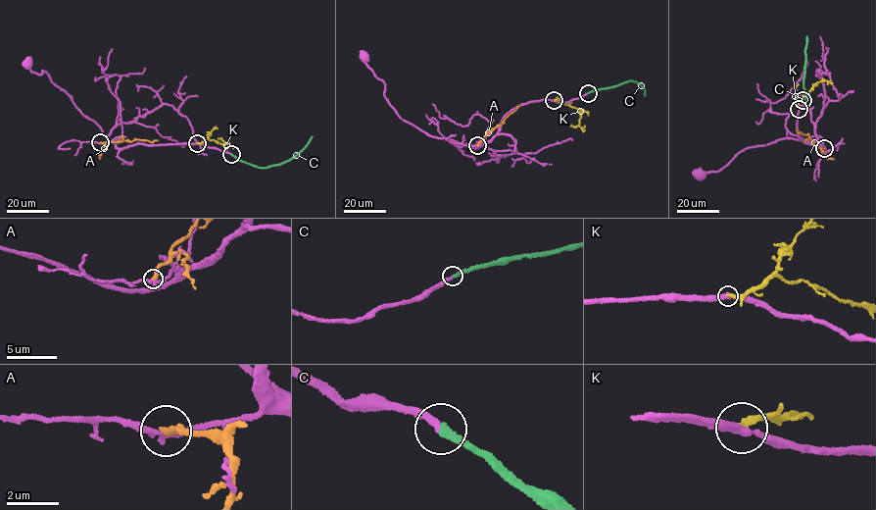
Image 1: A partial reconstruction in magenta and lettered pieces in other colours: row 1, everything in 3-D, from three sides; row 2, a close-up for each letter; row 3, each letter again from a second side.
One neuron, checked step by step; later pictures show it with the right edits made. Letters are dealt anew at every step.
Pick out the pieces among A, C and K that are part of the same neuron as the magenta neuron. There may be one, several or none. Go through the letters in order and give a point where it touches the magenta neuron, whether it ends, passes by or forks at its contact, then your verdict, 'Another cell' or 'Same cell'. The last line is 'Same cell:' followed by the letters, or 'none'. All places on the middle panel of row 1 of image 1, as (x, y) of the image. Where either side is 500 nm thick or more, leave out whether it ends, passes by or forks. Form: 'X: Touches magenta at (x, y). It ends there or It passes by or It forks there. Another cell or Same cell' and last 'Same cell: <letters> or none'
A: Touches magenta at (477, 145). It ends there. Another cell
C: Touches magenta at (588, 93). It ends there. Same cell
K: Touches magenta at (554, 100). It ends there. Another cell
Same cell: C

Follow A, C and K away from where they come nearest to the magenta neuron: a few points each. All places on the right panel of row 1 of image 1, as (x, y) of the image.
A: (823, 148), (814, 145), (806, 134), (797, 132), (797, 128)
C: (802, 100), (806, 96), (803, 85), (806, 36)
K: (800, 109), (799, 99), (813, 85), (827, 80), (831, 83)

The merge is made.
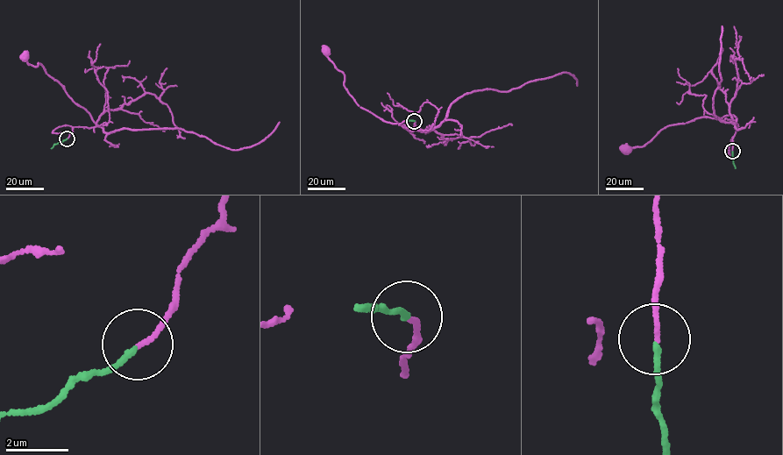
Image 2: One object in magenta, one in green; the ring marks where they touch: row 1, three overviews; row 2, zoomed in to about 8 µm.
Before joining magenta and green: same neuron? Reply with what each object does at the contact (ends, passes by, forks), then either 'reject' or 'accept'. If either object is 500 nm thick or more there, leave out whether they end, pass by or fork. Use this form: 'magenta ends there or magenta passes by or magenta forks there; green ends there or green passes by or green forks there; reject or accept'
magenta ends there; green ends there; accept

